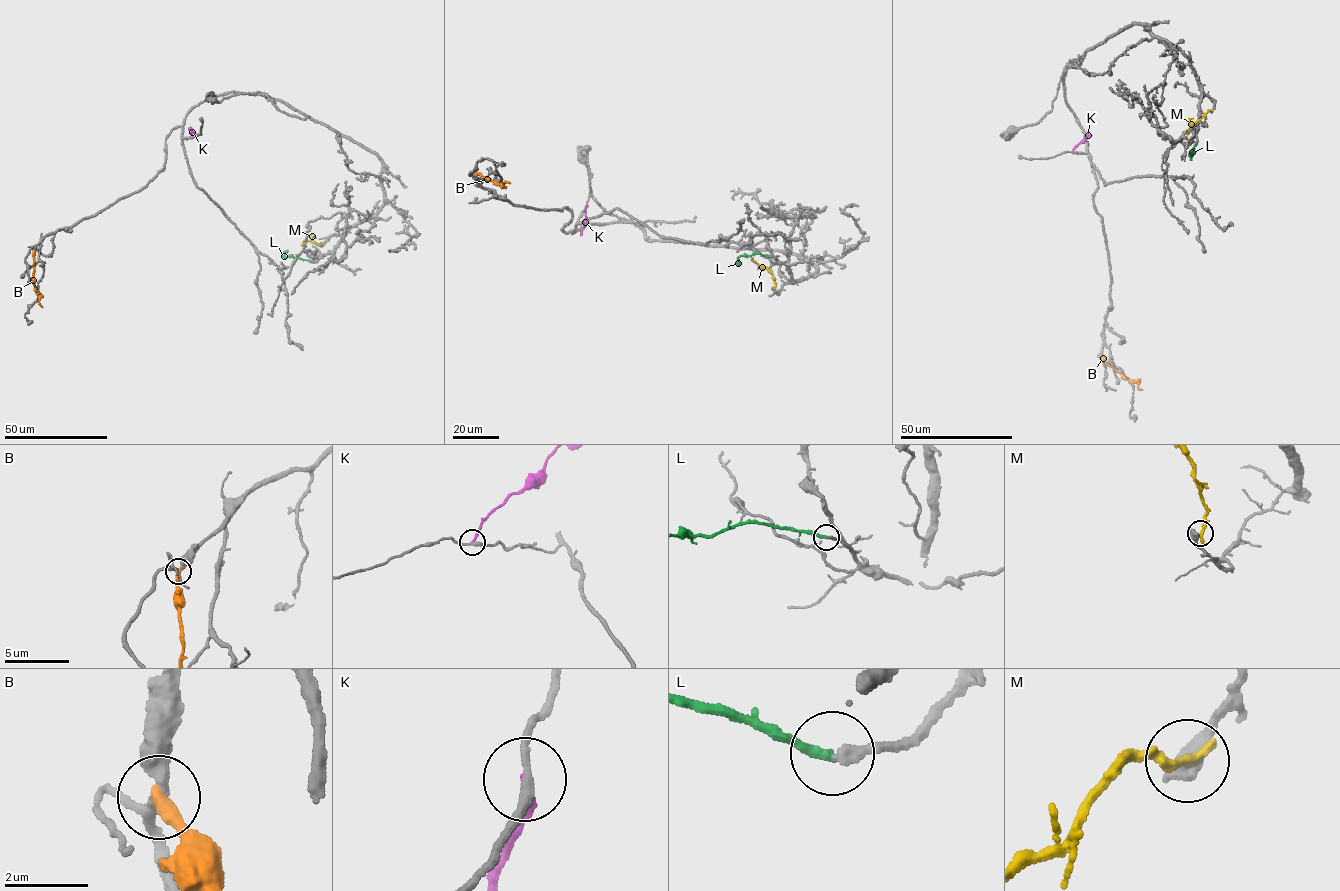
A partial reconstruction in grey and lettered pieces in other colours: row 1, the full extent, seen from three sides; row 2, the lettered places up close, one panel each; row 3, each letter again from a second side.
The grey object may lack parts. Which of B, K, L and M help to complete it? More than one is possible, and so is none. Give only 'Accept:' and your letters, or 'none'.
Accept: L

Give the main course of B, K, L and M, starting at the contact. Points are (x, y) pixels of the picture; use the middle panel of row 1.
B: (474, 175), (478, 173), (501, 185), (504, 182), (509, 183)
K: (586, 204), (580, 235)
L: (770, 256), (756, 253), (740, 256), (737, 262), (740, 264)
M: (774, 288), (772, 274), (751, 257)

